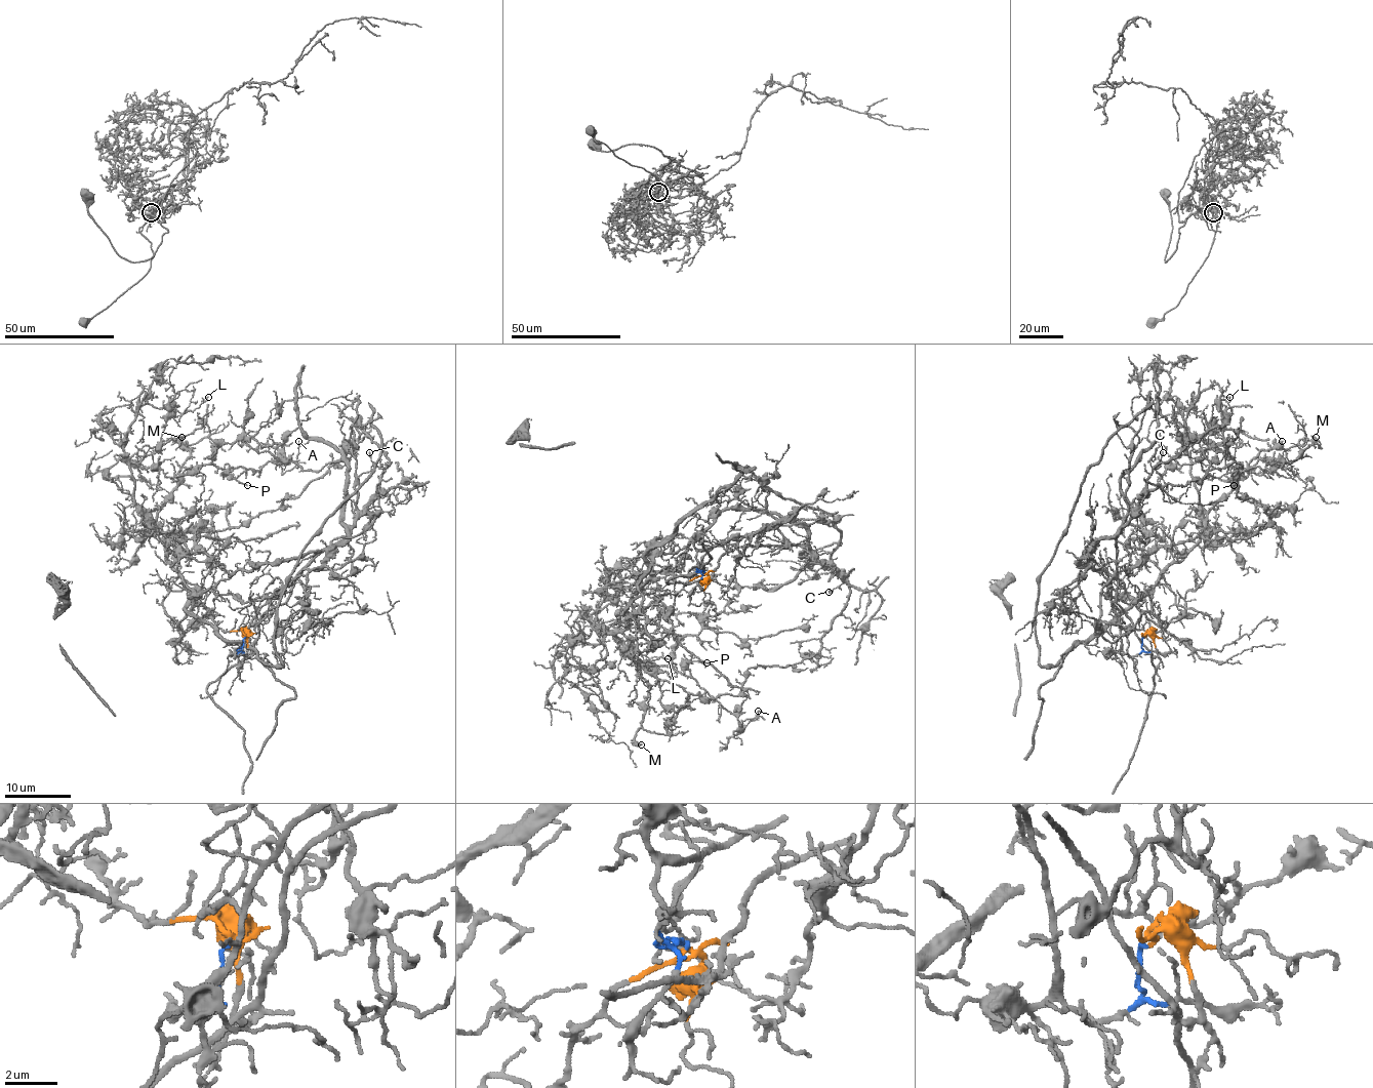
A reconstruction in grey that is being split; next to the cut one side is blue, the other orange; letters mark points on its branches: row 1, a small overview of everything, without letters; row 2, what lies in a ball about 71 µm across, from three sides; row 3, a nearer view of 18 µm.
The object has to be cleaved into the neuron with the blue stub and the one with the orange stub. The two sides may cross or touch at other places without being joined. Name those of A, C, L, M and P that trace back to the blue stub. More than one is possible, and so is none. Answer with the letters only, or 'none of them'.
C

